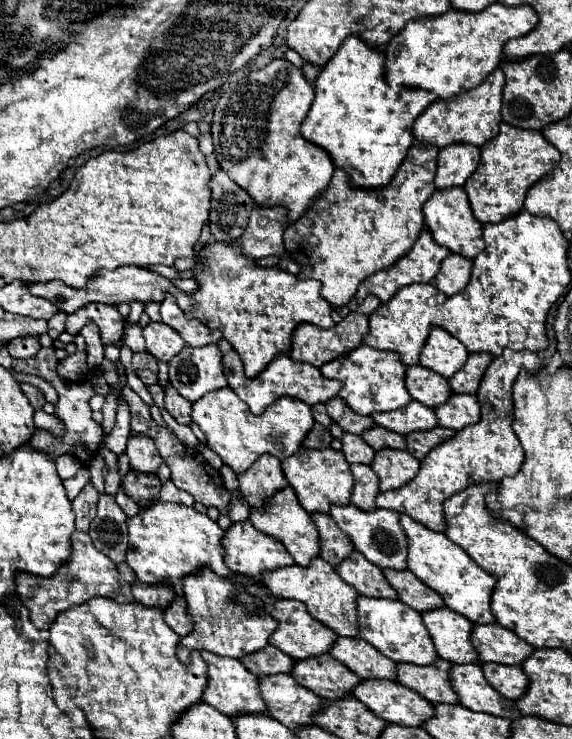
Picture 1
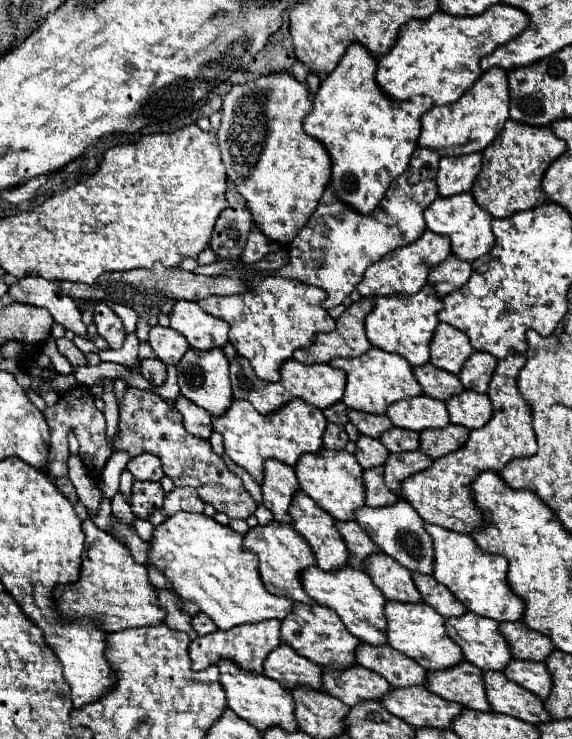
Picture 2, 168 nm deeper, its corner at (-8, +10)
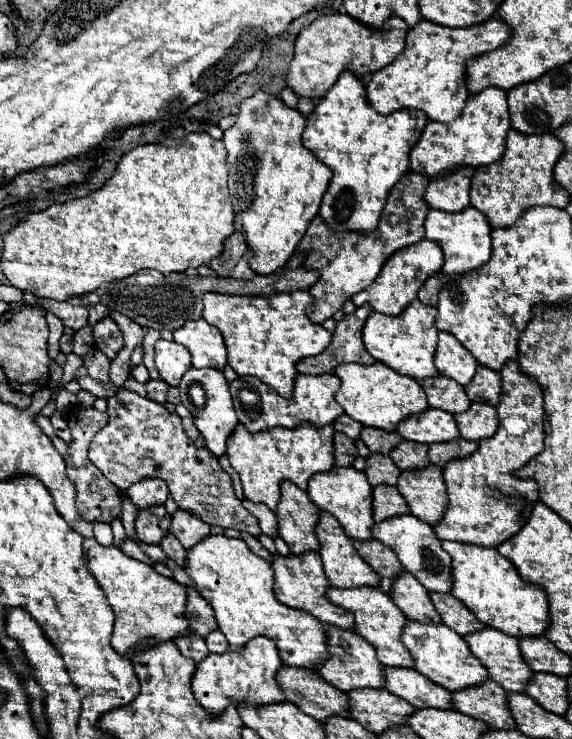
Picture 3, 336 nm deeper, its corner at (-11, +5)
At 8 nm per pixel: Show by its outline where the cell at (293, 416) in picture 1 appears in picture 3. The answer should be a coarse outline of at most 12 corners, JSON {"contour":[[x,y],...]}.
{"contour":[[333,427],[247,433],[227,457],[245,499],[277,509],[281,483],[329,471]]}

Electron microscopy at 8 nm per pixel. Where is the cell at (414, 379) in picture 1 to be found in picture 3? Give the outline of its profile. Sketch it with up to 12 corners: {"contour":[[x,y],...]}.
{"contour":[[443,375],[421,381],[429,407],[457,415],[471,405]]}

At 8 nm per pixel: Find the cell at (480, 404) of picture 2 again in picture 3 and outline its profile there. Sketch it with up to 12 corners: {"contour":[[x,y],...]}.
{"contour":[[473,403],[455,415],[461,437],[481,441],[497,433],[493,405]]}

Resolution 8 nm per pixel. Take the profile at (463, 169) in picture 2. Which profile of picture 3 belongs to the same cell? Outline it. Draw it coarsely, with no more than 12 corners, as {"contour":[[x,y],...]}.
{"contour":[[473,169],[433,179],[425,191],[431,209],[459,213],[469,207]]}

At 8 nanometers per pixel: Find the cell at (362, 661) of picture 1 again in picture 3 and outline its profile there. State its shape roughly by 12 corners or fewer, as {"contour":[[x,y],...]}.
{"contour":[[385,667],[387,691],[417,709],[455,709],[415,669]]}

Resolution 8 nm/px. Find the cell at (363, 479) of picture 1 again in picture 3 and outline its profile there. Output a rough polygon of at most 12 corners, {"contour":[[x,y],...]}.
{"contour":[[395,487],[373,489],[373,519],[409,515]]}

